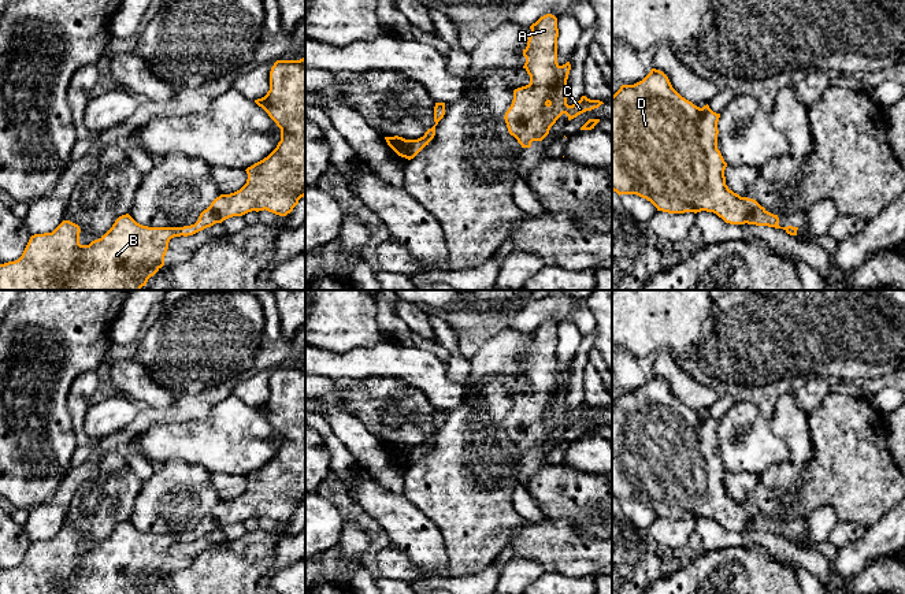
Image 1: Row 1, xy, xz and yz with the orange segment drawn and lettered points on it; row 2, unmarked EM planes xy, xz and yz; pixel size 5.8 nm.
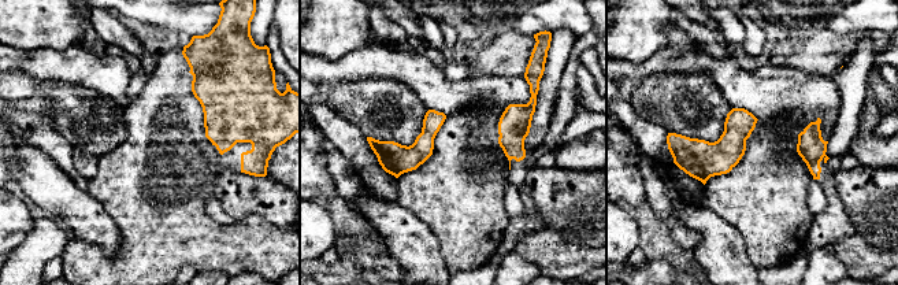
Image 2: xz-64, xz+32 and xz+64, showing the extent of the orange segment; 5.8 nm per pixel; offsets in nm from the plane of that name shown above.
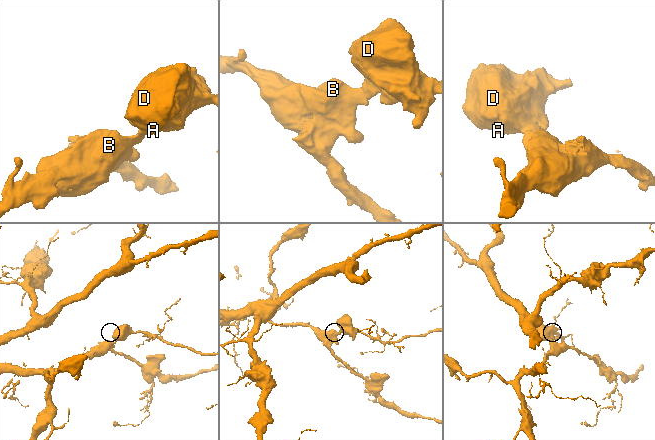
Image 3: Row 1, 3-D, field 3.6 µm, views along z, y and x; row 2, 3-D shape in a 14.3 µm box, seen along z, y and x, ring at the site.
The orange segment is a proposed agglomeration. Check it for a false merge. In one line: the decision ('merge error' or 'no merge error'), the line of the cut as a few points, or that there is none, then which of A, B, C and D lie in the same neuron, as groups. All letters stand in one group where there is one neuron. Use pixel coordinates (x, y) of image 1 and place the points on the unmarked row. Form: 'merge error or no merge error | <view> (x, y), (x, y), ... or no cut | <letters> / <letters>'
no merge error | no cut | A B C D

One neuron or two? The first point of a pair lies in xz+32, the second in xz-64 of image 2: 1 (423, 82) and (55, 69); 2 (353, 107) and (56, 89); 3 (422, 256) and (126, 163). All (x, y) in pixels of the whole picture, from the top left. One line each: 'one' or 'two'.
1: one
2: one
3: two

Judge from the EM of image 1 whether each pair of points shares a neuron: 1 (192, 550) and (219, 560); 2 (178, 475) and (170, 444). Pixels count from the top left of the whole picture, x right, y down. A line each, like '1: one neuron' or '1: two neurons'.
1: two neurons
2: two neurons

